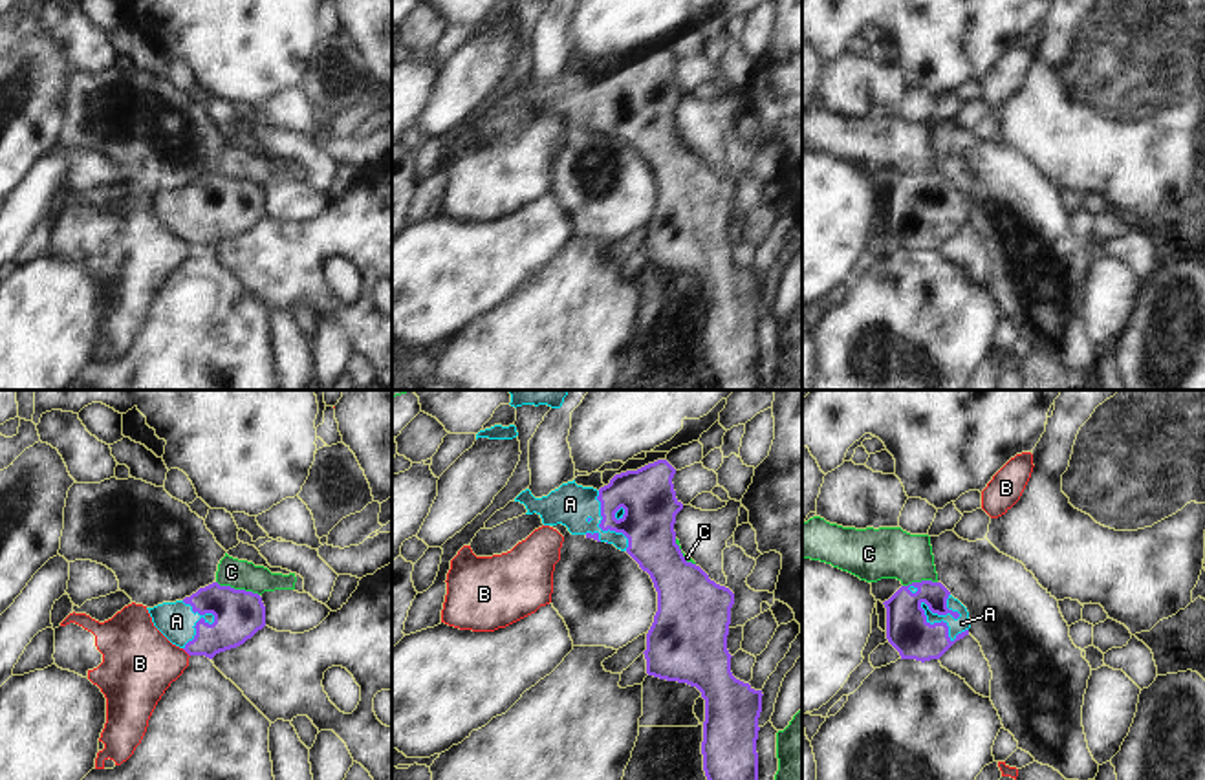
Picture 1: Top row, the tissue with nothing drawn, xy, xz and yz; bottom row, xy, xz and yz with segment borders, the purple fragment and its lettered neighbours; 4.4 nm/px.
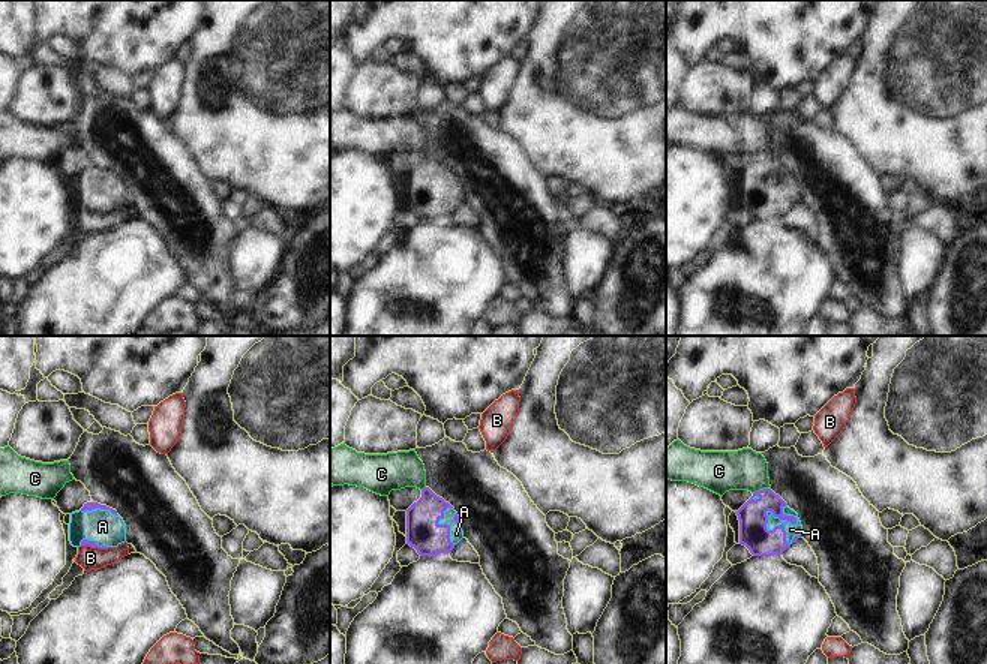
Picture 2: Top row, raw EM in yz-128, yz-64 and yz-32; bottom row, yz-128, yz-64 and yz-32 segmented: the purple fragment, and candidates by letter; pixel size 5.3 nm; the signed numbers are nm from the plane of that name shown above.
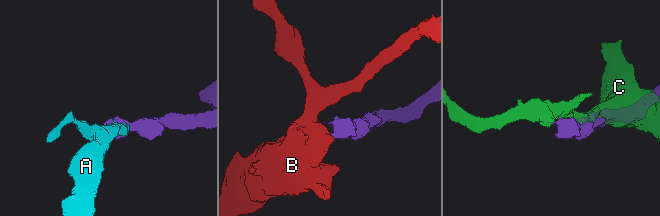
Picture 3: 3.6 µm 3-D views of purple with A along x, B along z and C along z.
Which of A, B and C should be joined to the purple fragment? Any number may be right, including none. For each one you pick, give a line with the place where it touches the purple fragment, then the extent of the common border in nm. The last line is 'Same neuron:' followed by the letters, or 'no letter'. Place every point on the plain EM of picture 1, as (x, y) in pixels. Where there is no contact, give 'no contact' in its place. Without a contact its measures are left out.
A: meets purple in yz at (944, 213); contact 240 nm long
Same neuron: A

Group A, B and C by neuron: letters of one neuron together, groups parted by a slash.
A / B / C

